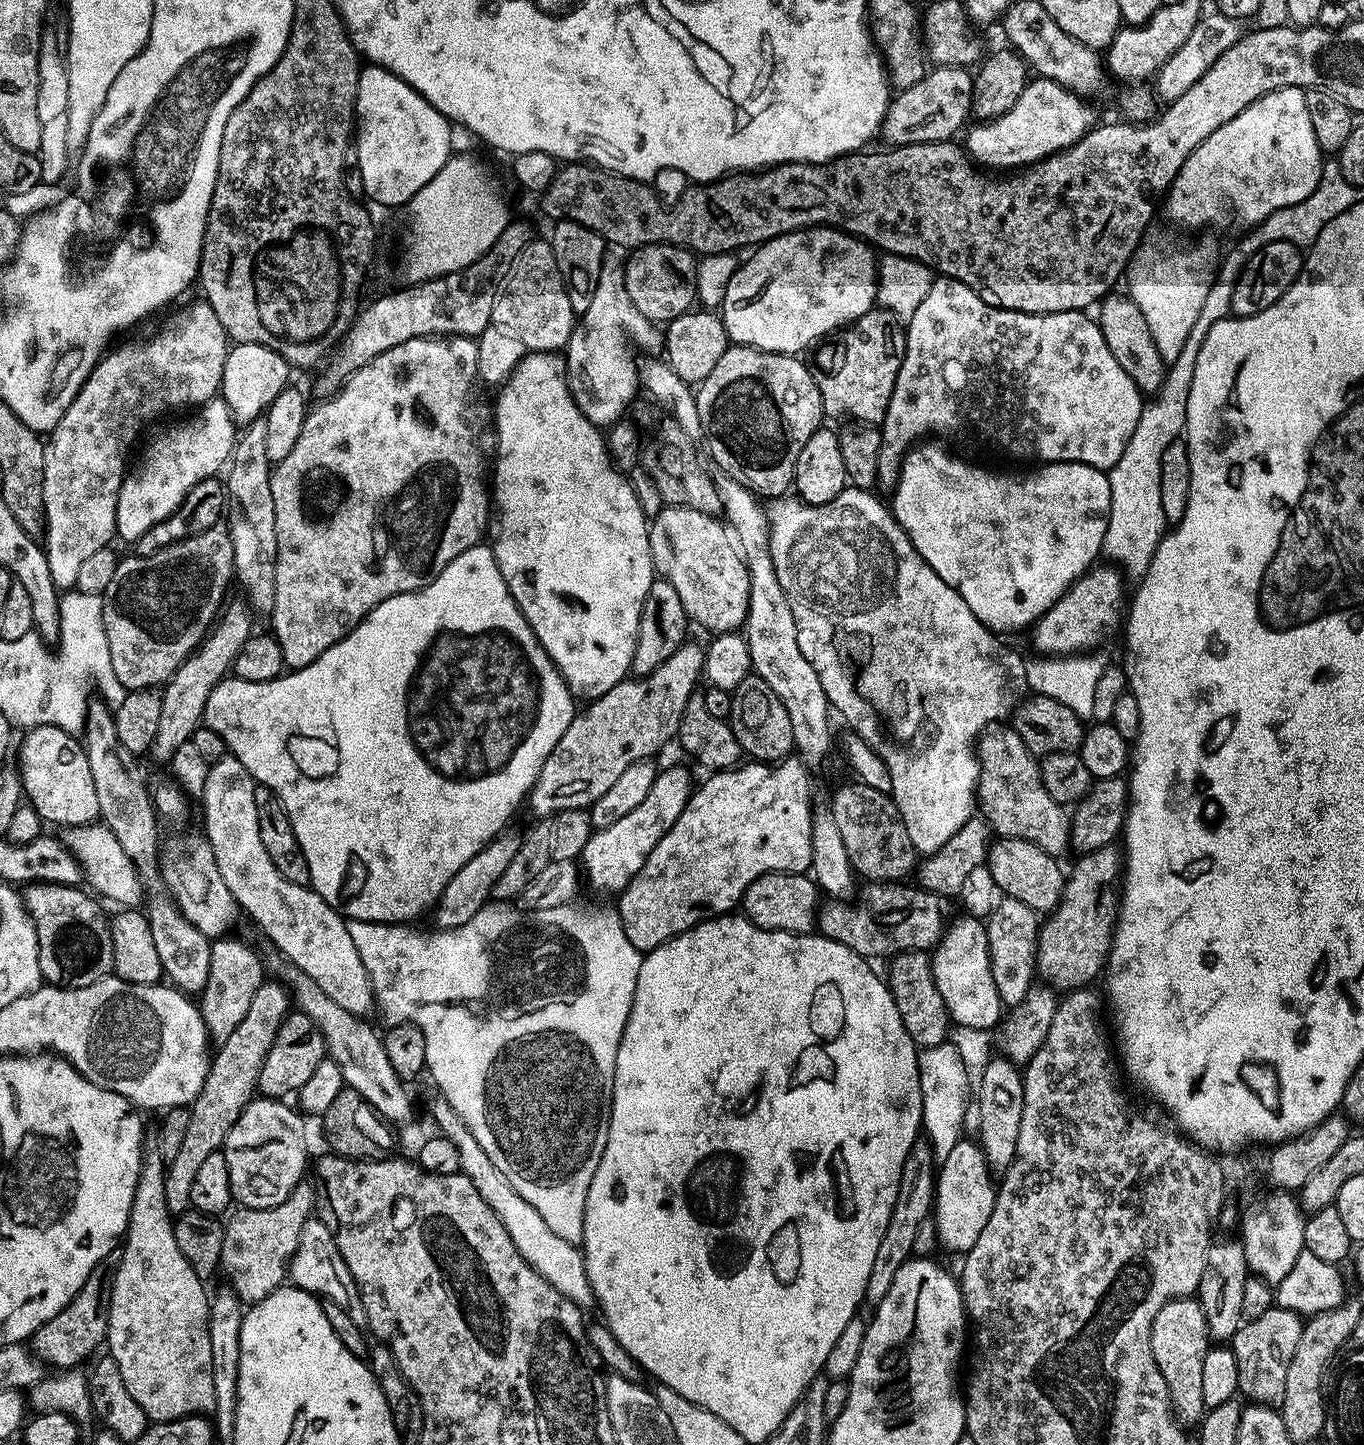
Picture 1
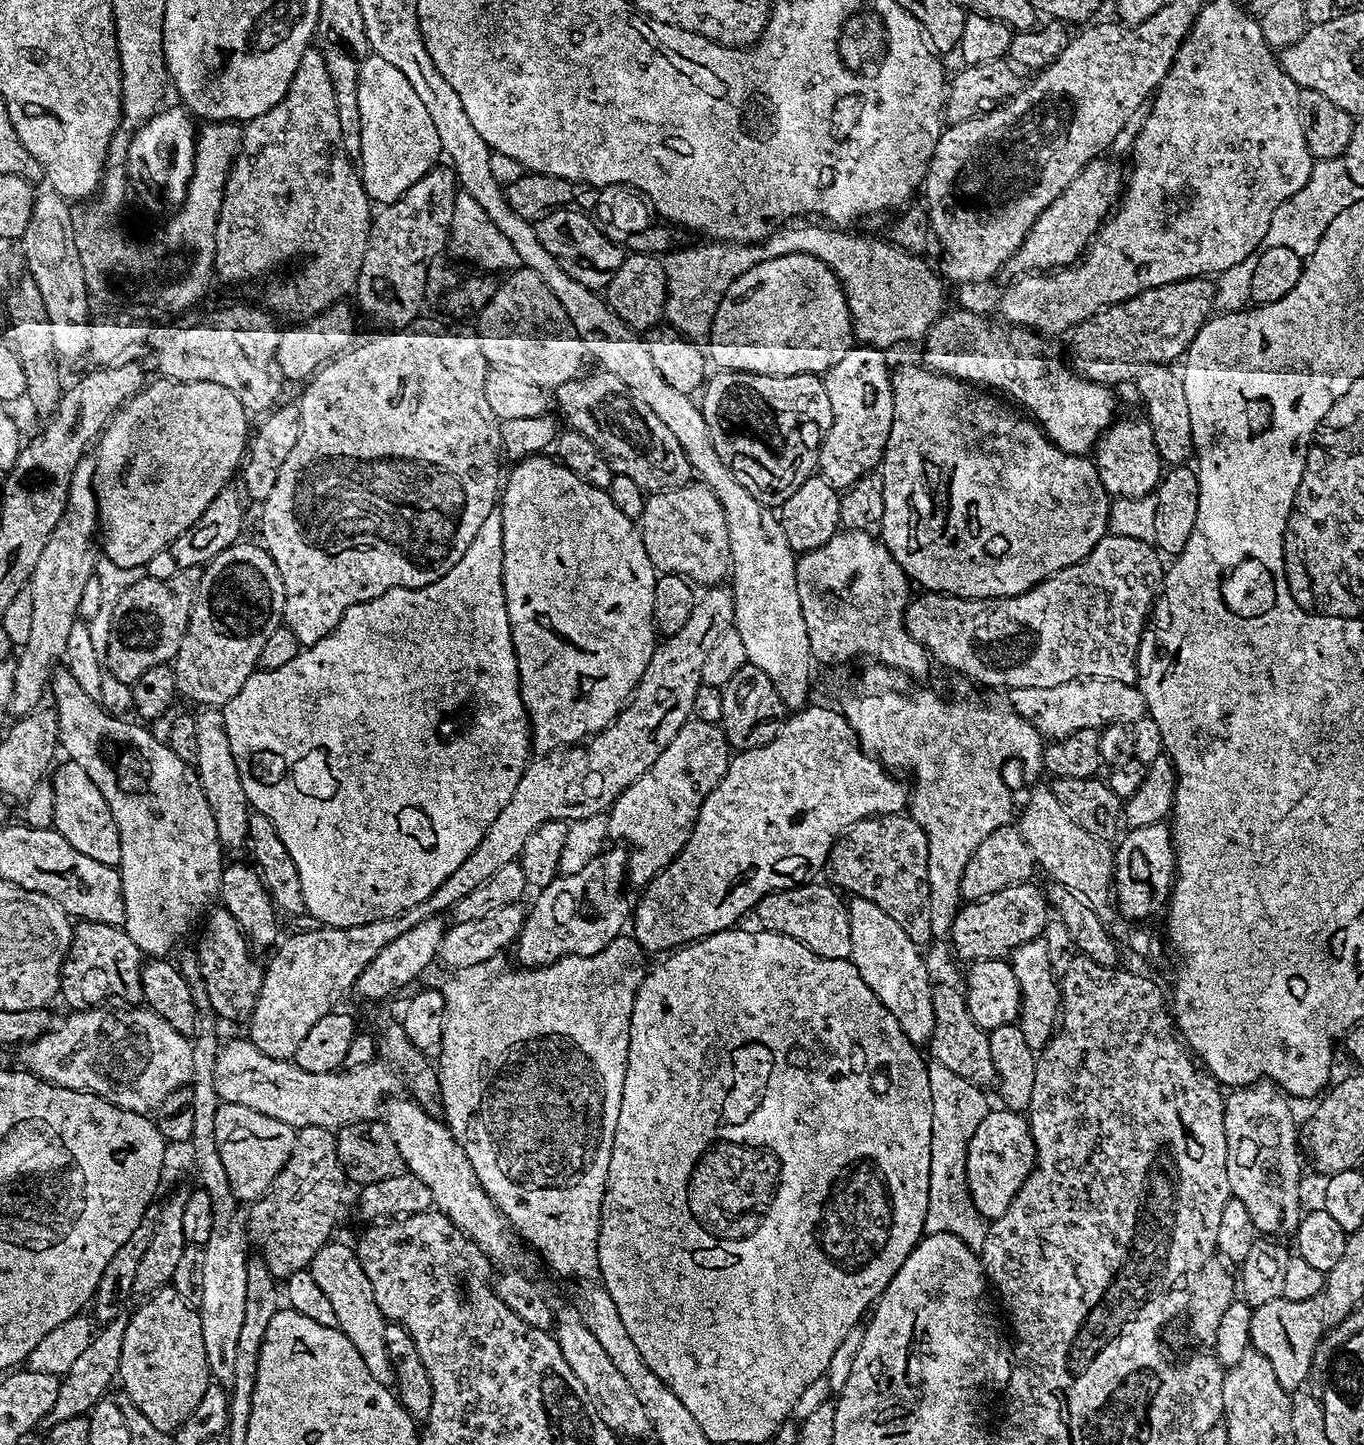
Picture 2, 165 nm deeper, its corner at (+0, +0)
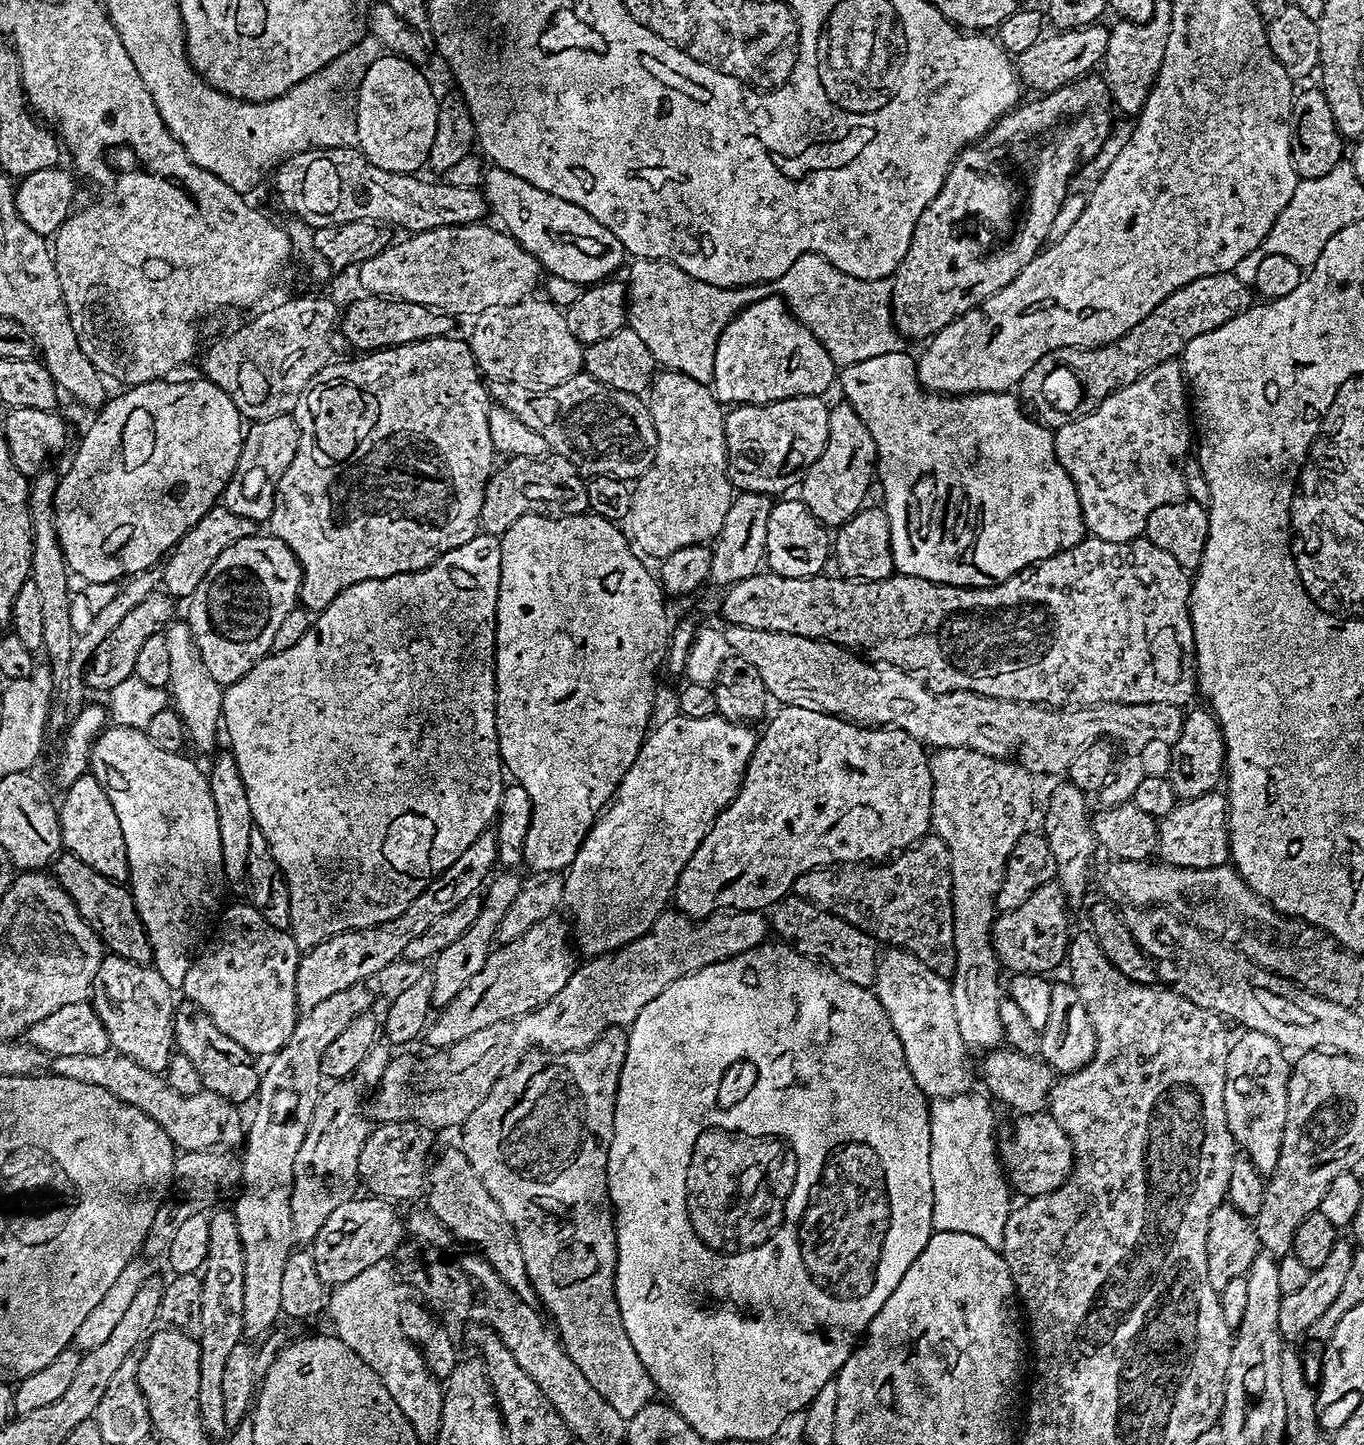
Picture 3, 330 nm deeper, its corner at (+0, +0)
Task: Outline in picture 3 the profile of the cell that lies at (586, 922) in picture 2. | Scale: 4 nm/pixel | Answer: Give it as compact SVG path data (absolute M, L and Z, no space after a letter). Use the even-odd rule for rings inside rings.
M559 915L547 916L542 922L530 926L520 940L499 945L489 952L486 966L482 966L482 970L466 982L454 1002L439 1009L437 1016L440 1017L429 1023L426 1029L427 1047L432 1050L449 1048L454 1042L474 1034L474 1030L486 1030L486 1026L494 1026L494 1022L513 1020L550 1002L550 998L554 998L554 994L570 982L578 963L570 939L569 921L560 919Z

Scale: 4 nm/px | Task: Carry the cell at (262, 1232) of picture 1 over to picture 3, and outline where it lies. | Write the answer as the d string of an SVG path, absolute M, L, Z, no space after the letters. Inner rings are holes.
M387 1043L373 1044L355 1074L329 1083L316 1099L314 1118L310 1118L306 1138L302 1138L302 1146L298 1146L298 1158L294 1158L290 1214L292 1235L297 1241L311 1242L322 1228L322 1222L330 1218L330 1213L342 1206L342 1202L357 1195L358 1154L362 1154L362 1146L370 1131L369 1117L362 1104L360 1108L360 1095L364 1092L364 1084L379 1084L389 1059L390 1048Z

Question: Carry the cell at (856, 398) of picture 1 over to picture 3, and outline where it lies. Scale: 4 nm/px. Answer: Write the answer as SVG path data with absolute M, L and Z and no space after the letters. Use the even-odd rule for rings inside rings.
M846 402L833 403L828 410L828 437L822 454L804 472L804 479L798 485L799 499L818 518L818 522L829 530L835 530L865 507L868 491L874 488L878 457L874 438L866 430L866 422Z

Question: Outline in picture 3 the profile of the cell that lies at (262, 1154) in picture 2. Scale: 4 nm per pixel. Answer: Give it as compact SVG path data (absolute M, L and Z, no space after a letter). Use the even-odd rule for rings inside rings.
M109 1050L102 1054L62 1054L50 1060L51 1075L74 1078L74 1082L86 1082L86 1086L102 1086L114 1098L142 1110L170 1138L172 1147L180 1152L193 1152L219 1146L232 1150L243 1145L246 1139L246 1120L240 1117L241 1109L232 1101L207 1090L183 1096L178 1090L170 1090L168 1081L159 1072L151 1072L138 1066L132 1058Z

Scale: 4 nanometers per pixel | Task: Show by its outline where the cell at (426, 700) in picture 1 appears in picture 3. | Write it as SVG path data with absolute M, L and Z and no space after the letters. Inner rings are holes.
M478 534L466 542L466 546L458 546L458 550L450 550L442 554L428 568L423 568L420 572L407 572L406 574L394 574L385 580L367 580L358 582L330 606L326 606L324 611L313 619L312 628L298 641L298 646L290 646L290 650L272 652L259 660L240 681L236 681L224 688L224 715L226 717L226 740L230 743L230 751L238 762L238 774L242 774L242 782L246 782L246 798L250 798L250 814L255 831L266 838L270 846L270 854L274 854L274 862L284 871L284 881L288 884L288 928L293 939L297 942L319 942L336 935L338 932L349 932L355 928L369 928L382 922L390 922L392 916L402 914L418 894L422 894L425 884L429 884L434 876L441 876L444 871L452 865L454 858L474 842L486 831L495 821L500 811L500 799L506 787L506 769L504 761L500 759L498 750L498 730L496 729L496 607L498 606L498 586L500 585L500 567L502 566L502 546L500 537L487 534Z

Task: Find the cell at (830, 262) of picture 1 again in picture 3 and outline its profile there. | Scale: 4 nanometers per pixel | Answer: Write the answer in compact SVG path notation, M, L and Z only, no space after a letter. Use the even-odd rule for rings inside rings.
M771 295L748 303L718 338L710 387L721 405L769 404L799 396L824 396L831 384L833 387L834 365L822 342L798 322L779 295Z

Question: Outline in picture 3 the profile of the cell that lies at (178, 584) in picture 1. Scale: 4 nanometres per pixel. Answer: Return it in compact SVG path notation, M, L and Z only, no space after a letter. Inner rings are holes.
M153 594L146 598L146 602L134 606L134 610L130 610L130 614L126 614L126 618L122 618L122 623L114 629L114 634L110 634L110 638L106 638L106 642L102 642L102 646L98 646L98 650L92 655L92 662L84 673L85 685L89 689L97 688L102 694L108 694L114 686L130 678L142 646L146 646L146 642L149 638L154 638L154 634L163 632L173 623L172 604L173 597Z

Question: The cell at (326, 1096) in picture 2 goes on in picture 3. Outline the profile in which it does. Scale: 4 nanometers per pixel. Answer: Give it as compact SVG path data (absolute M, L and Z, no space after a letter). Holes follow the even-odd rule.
M665 910L654 922L654 926L650 926L650 930L646 934L642 934L642 938L638 938L629 944L623 944L623 946L617 948L615 952L606 952L602 956L594 956L585 959L583 962L577 963L576 971L573 972L570 982L566 982L566 986L562 986L562 990L558 990L558 994L554 994L554 998L550 998L550 1002L546 1002L541 1008L535 1008L533 1012L527 1012L524 1016L519 1016L513 1020L499 1020L498 1022L494 1022L494 1026L486 1026L486 1030L474 1030L474 1034L470 1034L466 1038L454 1042L449 1048L437 1048L429 1051L427 1053L429 1056L393 1055L380 1076L379 1084L375 1085L373 1092L376 1093L372 1096L372 1105L367 1105L367 1115L371 1117L376 1124L389 1124L390 1122L413 1120L416 1124L423 1124L424 1127L433 1130L439 1130L439 1128L452 1128L455 1124L456 1127L463 1125L464 1120L470 1118L470 1114L474 1114L474 1110L478 1110L482 1098L486 1098L486 1094L490 1094L494 1082L505 1079L505 1077L515 1069L516 1065L529 1055L528 1051L530 1051L531 1048L553 1048L553 1053L556 1054L562 1052L578 1052L583 1048L589 1048L607 1028L630 1026L635 1022L638 1018L638 1014L642 1014L642 1010L650 1002L654 1002L654 998L658 998L658 994L662 994L662 990L666 990L666 986L670 986L670 982L678 982L678 978L682 978L686 974L694 974L698 970L702 970L702 966L710 966L714 962L722 962L726 958L737 956L751 948L757 948L760 944L765 943L765 941L769 939L769 936L770 924L763 911L734 912L729 910L726 912L715 912L709 916L693 918L684 915L684 913L679 910Z

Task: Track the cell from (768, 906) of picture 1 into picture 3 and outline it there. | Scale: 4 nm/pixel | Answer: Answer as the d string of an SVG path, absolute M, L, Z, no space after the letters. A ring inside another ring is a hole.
M789 894L771 909L770 928L775 935L776 932L780 935L777 937L788 947L828 965L842 974L846 982L854 982L854 986L863 988L872 988L875 985L878 944L869 932L858 930L858 926L850 926L850 922L806 902L801 896Z

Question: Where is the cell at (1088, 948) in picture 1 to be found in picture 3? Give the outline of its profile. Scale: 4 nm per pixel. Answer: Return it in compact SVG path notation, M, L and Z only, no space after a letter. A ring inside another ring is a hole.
M1215 790L1193 800L1176 803L1170 814L1159 817L1156 856L1163 863L1179 868L1223 868L1230 860L1228 842L1228 797Z

